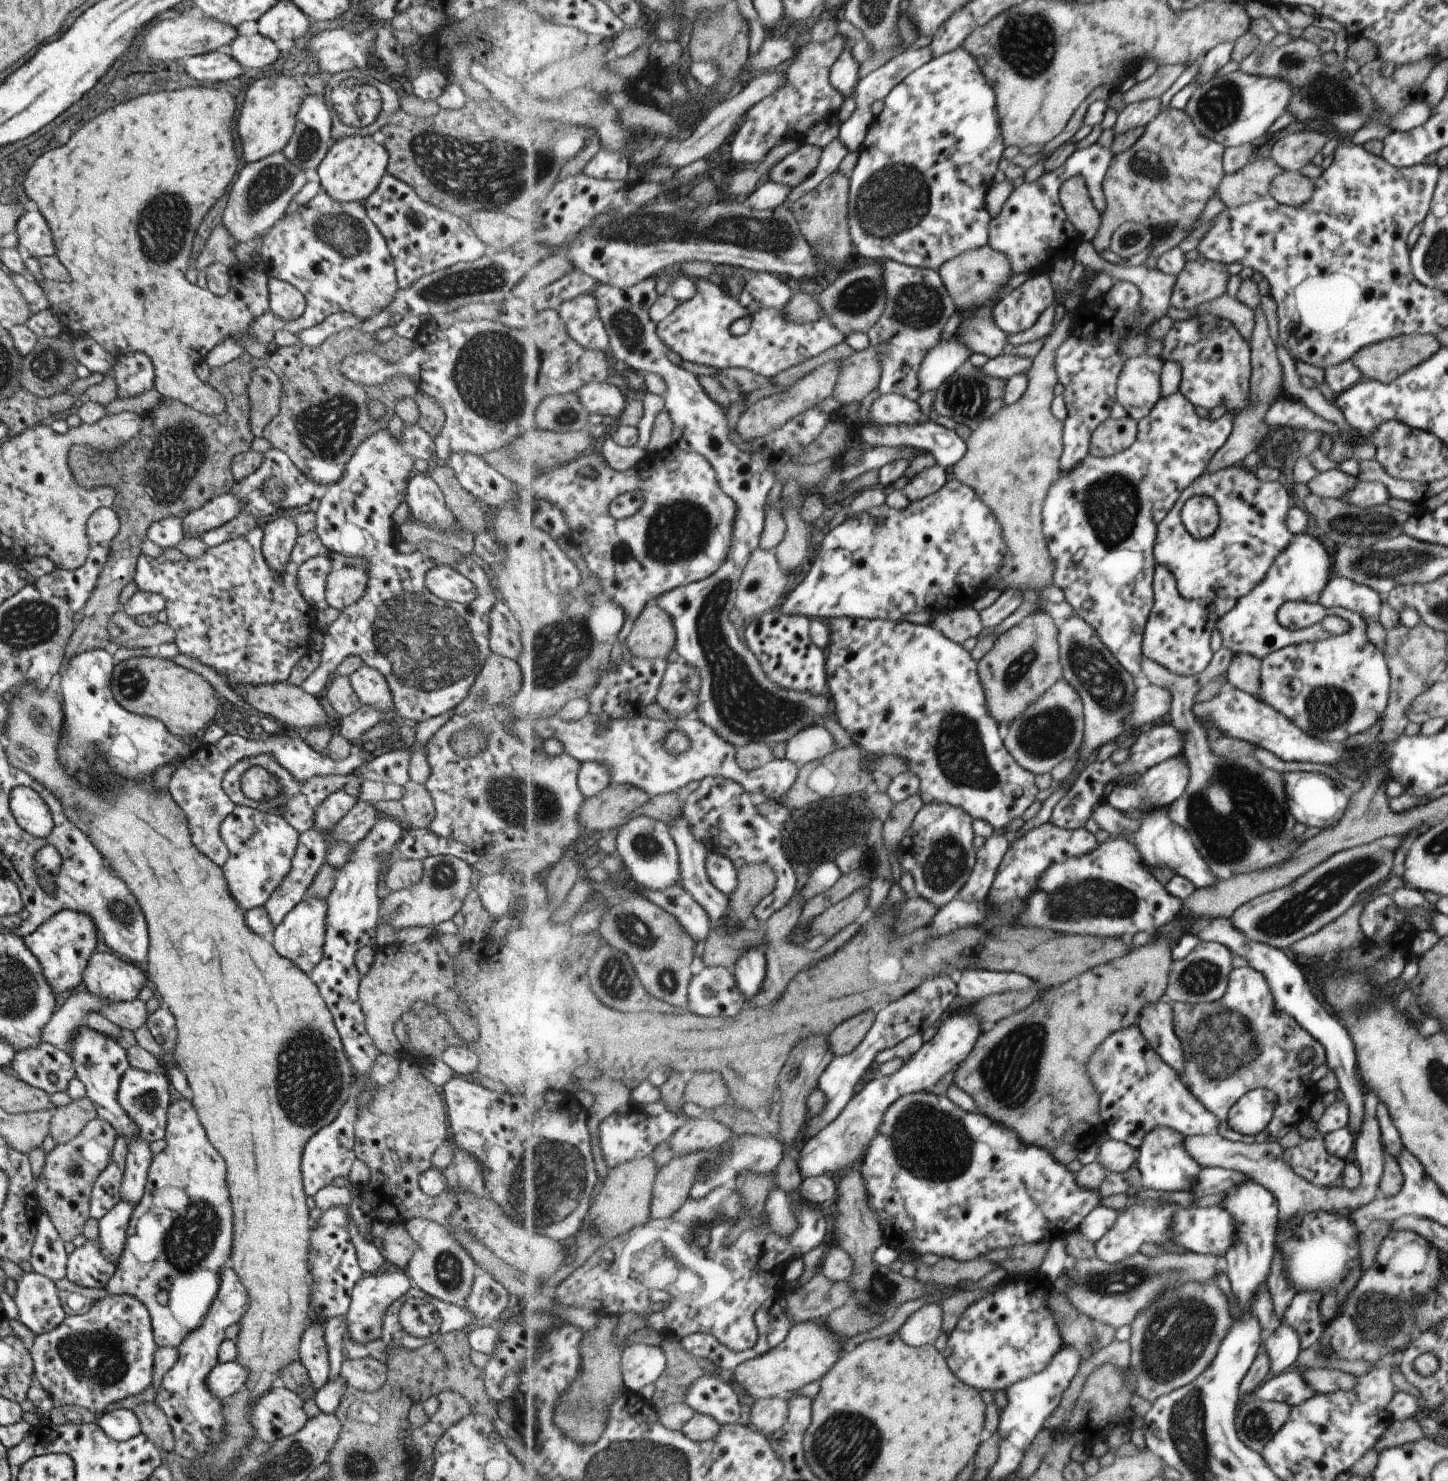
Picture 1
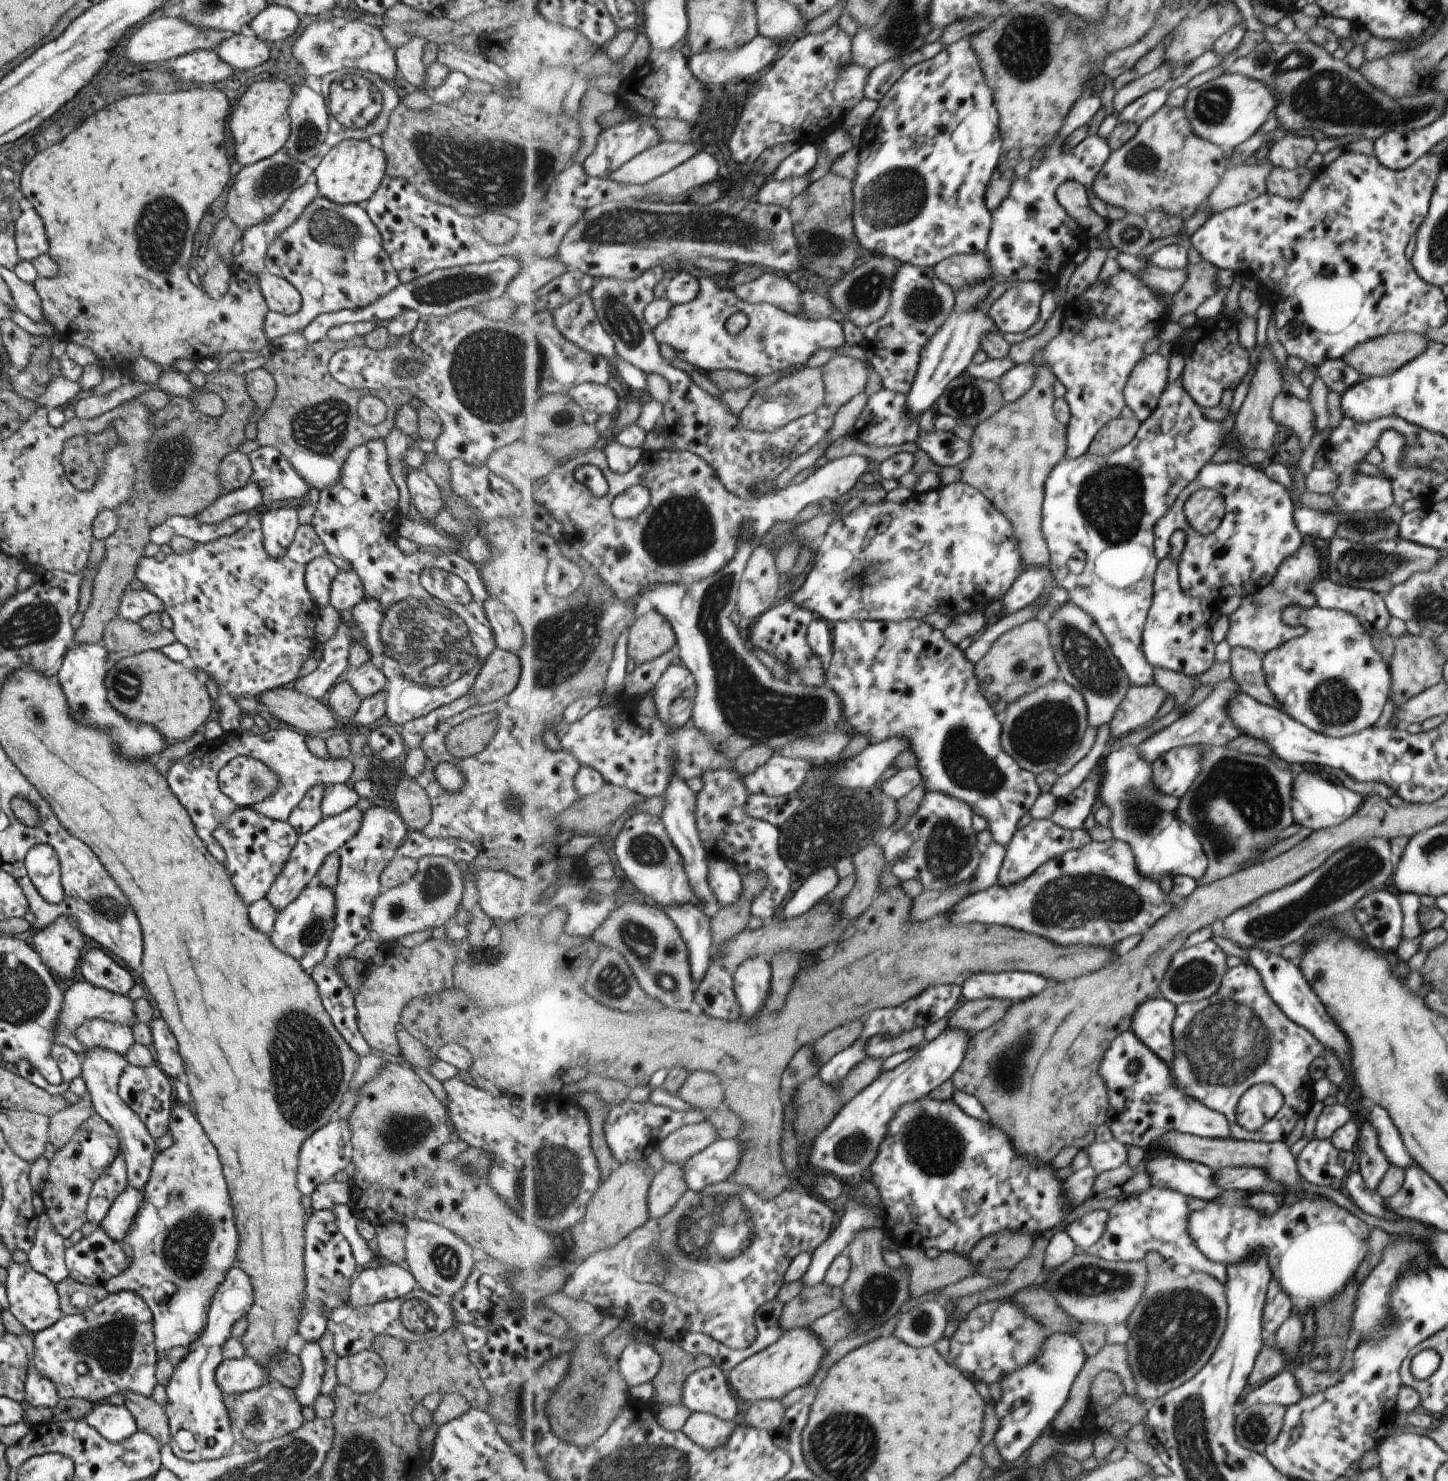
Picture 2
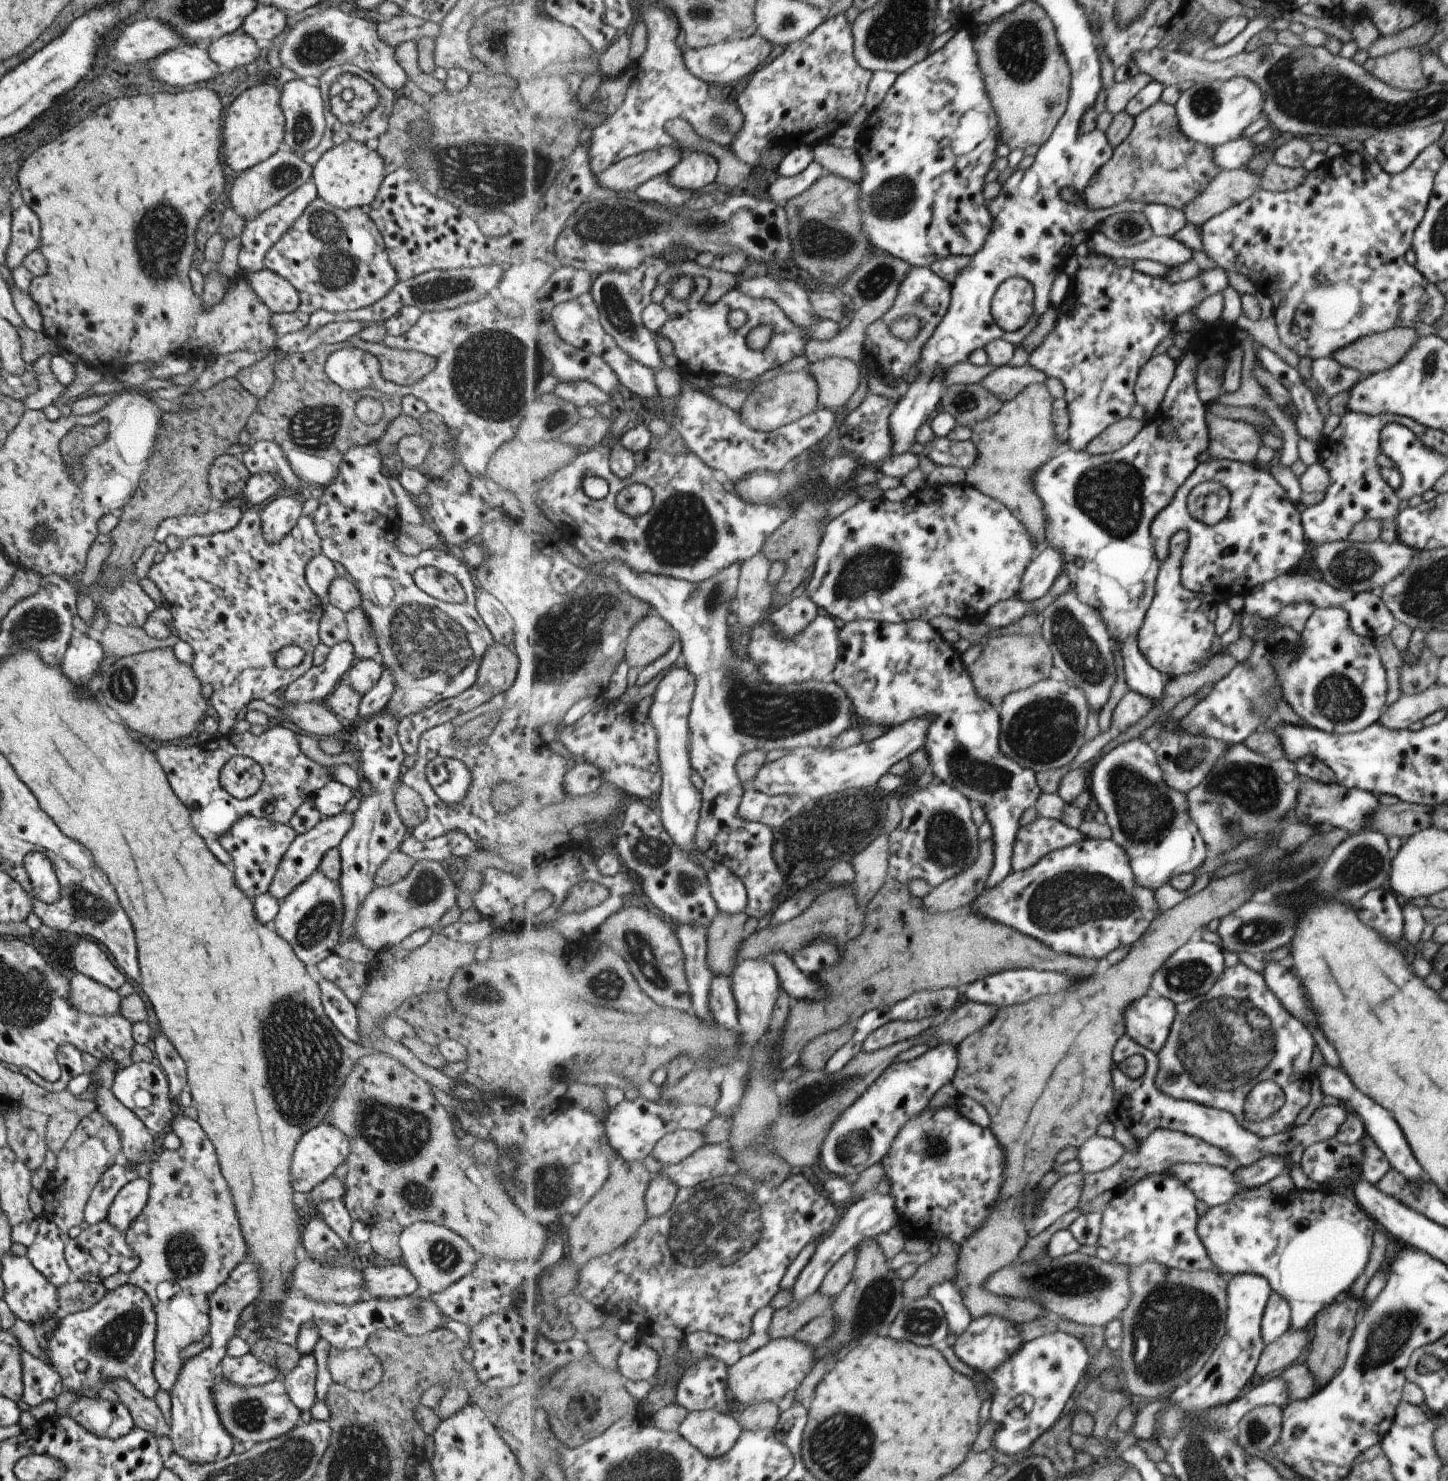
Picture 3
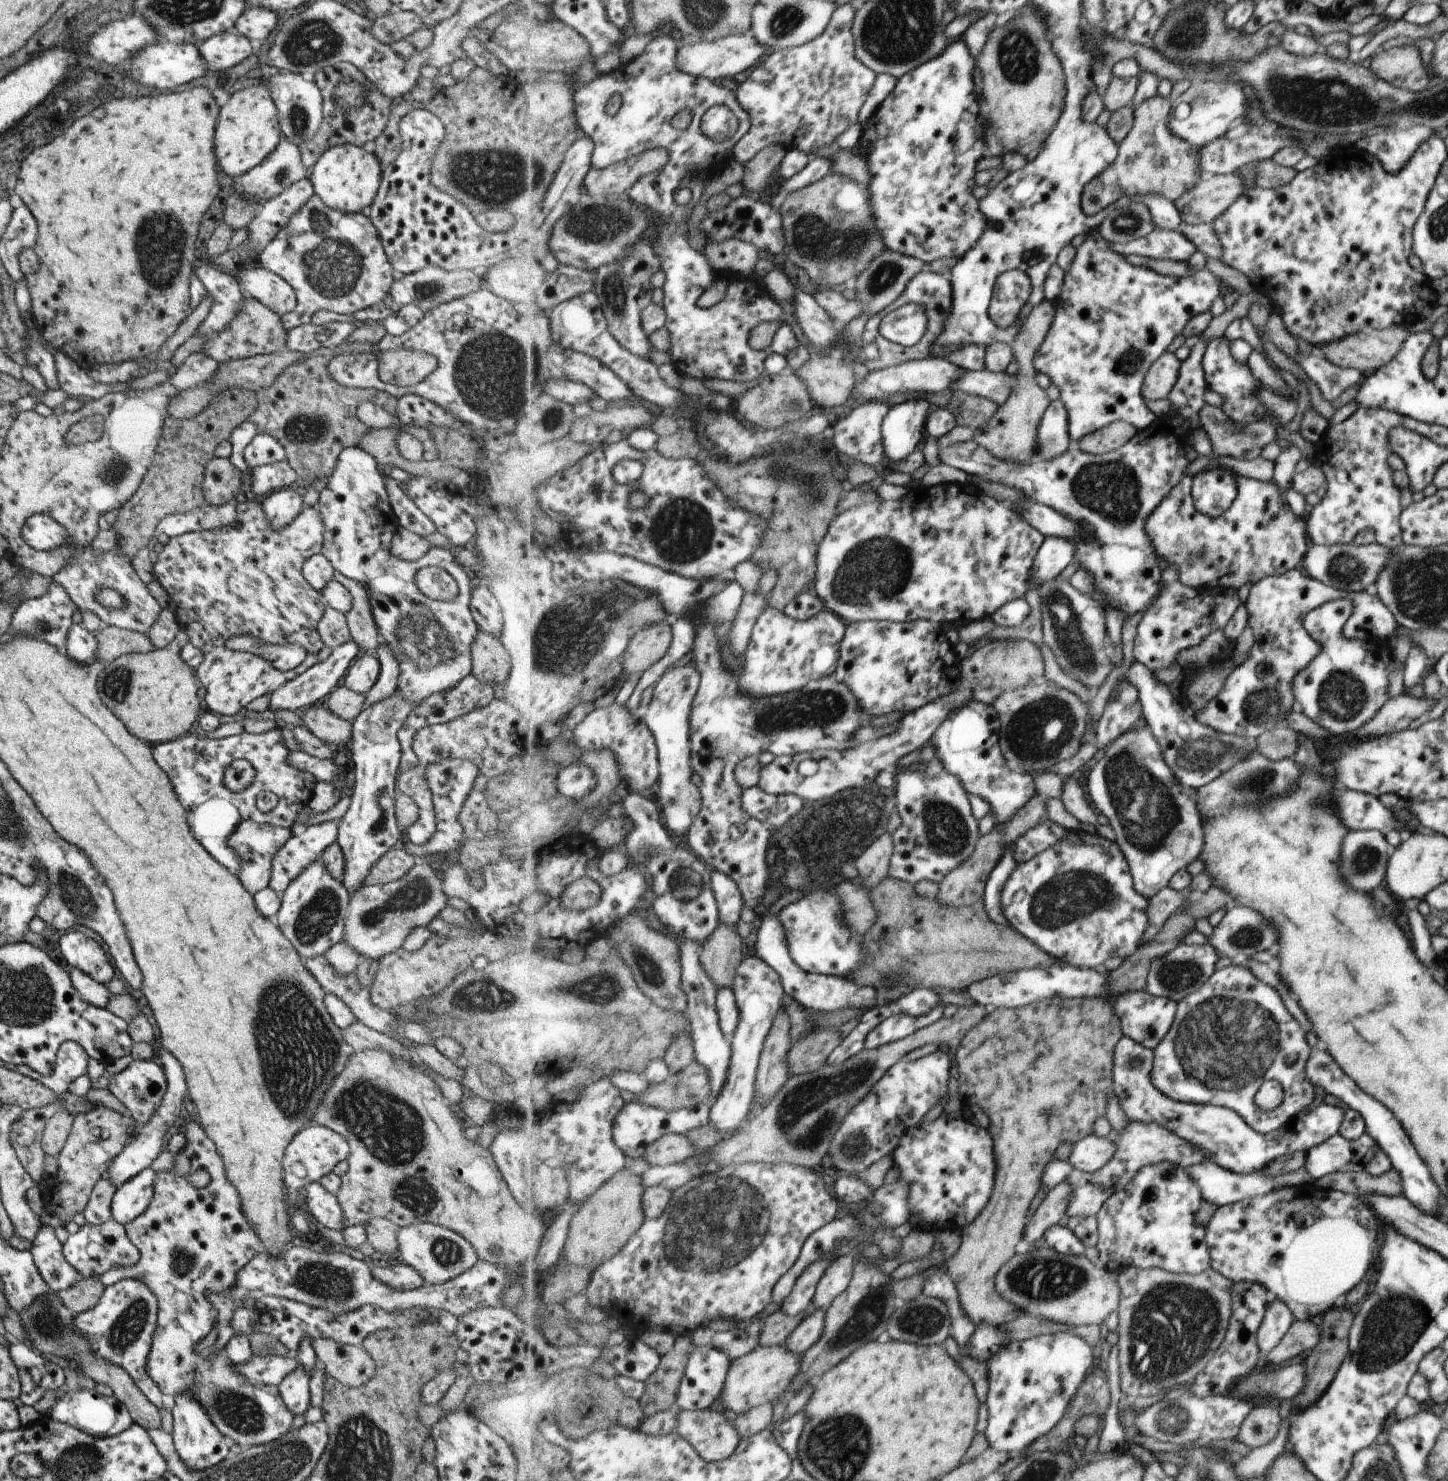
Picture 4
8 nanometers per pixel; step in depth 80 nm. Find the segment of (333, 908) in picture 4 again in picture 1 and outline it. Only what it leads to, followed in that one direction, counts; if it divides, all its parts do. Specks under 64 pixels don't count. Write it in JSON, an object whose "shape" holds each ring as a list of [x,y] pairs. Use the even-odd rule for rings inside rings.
{"shape":[[[316,896],[303,898],[281,919],[281,922],[272,930],[273,948],[281,958],[292,962],[306,975],[312,972],[314,966],[321,960],[324,943],[324,924],[327,903],[325,899]]]}

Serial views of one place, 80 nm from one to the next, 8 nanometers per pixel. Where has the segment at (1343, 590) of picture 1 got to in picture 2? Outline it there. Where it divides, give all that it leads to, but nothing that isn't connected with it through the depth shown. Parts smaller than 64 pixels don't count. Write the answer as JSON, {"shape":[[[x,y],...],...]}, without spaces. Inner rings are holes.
{"shape":[[[1323,579],[1311,586],[1311,594],[1317,606],[1335,606],[1351,614],[1367,634],[1384,632],[1387,628],[1390,615],[1385,609],[1383,596],[1379,593],[1333,584]]]}

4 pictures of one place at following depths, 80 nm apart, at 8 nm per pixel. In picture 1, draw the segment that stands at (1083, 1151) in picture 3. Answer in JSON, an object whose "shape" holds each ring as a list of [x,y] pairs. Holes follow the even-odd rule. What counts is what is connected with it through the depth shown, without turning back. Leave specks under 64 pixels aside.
{"shape":[[[1111,1138],[1100,1145],[1098,1161],[1109,1172],[1127,1173],[1135,1165],[1136,1150],[1129,1143]]]}

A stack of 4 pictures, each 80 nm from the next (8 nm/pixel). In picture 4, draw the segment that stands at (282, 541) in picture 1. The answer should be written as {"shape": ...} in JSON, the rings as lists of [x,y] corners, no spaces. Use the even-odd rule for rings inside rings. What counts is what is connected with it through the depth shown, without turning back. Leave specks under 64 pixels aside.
{"shape":[[[286,488],[277,489],[257,500],[266,521],[275,531],[280,531],[287,526],[303,508],[299,494]]]}

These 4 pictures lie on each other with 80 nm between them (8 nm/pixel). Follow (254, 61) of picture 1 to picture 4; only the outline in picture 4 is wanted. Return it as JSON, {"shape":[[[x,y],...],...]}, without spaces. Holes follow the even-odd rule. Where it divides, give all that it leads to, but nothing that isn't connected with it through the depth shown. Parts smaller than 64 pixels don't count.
{"shape":[[[234,31],[222,32],[196,45],[207,70],[221,73],[251,56],[249,39]]]}

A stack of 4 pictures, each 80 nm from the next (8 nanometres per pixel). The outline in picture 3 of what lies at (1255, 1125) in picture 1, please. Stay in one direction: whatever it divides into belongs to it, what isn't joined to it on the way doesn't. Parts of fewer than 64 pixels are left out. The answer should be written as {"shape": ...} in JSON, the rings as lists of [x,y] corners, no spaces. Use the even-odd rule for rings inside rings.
{"shape":[[[1260,1081],[1248,1094],[1246,1099],[1245,1118],[1249,1122],[1259,1122],[1269,1118],[1273,1112],[1281,1108],[1283,1102],[1282,1091],[1272,1081]]]}

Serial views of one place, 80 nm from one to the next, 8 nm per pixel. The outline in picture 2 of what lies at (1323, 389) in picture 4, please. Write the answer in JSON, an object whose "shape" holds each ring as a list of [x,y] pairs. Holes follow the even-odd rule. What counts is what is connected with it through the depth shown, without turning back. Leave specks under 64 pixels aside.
{"shape":[[[1341,359],[1321,362],[1315,367],[1315,372],[1327,390],[1337,392],[1339,395],[1361,380],[1360,375]]]}

